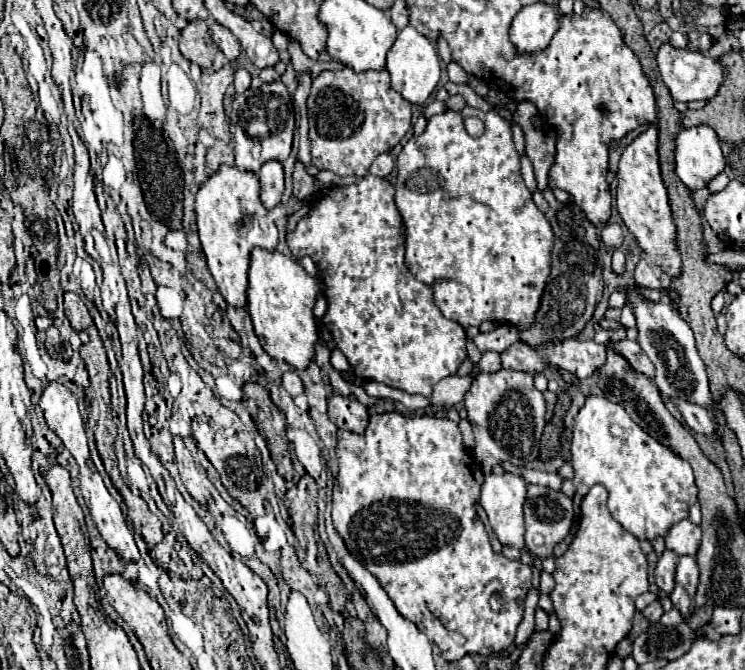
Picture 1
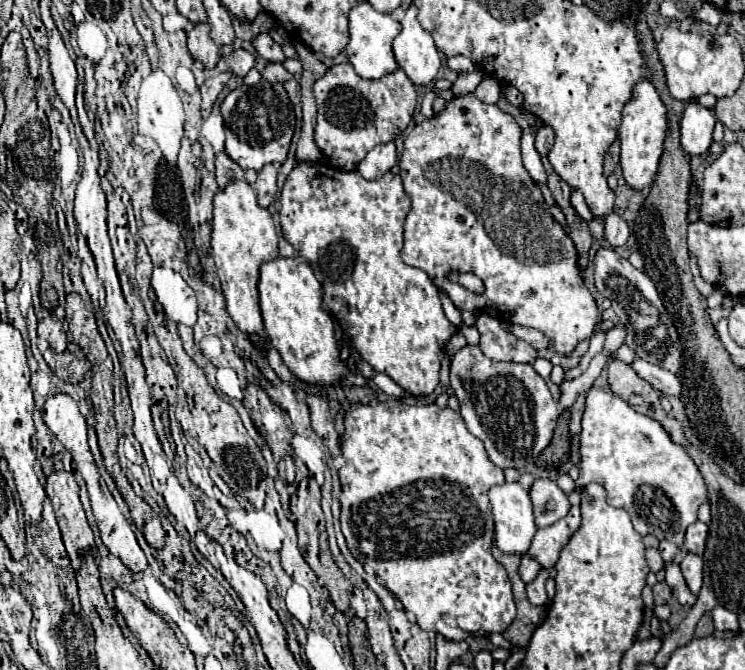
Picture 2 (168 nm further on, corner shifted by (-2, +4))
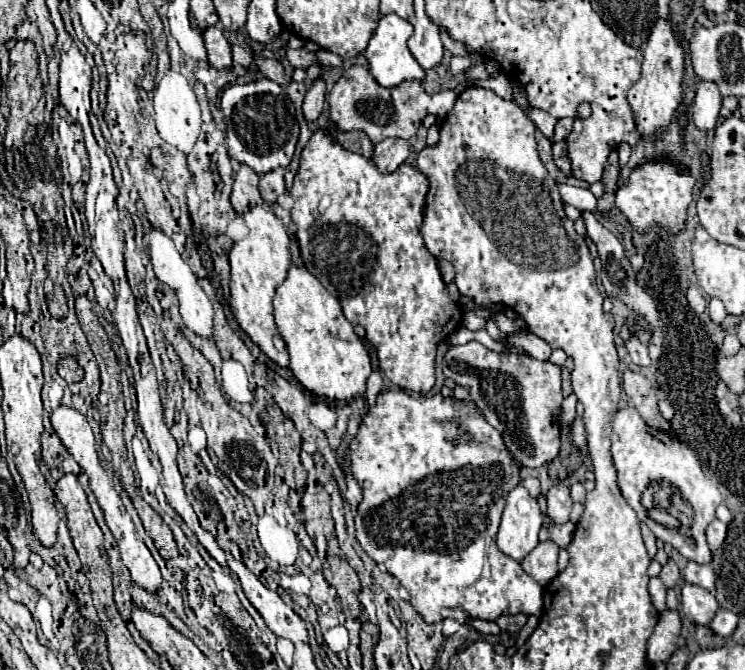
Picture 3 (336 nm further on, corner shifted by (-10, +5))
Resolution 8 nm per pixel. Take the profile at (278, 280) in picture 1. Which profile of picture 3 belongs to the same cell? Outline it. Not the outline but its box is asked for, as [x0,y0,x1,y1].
[274,267,372,401]

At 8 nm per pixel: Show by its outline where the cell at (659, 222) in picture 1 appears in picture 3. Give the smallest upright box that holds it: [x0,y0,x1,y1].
[628,17,684,137]

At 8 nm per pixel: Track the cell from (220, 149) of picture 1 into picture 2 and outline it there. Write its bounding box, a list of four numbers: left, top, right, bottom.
[216,150,244,186]

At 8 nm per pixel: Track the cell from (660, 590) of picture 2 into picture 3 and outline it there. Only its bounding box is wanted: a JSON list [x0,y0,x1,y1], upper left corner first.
[660,557,680,589]

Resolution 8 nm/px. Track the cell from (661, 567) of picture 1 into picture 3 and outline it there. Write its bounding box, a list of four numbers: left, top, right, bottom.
[682,585,720,625]

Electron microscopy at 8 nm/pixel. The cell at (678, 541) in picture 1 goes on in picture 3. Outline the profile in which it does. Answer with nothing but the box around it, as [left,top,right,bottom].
[706,519,728,551]

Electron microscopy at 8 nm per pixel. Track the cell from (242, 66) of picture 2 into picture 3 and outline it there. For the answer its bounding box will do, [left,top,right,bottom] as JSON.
[232,45,252,67]

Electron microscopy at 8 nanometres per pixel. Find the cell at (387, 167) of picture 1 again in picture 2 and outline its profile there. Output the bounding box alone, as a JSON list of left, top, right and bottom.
[358,142,398,180]

